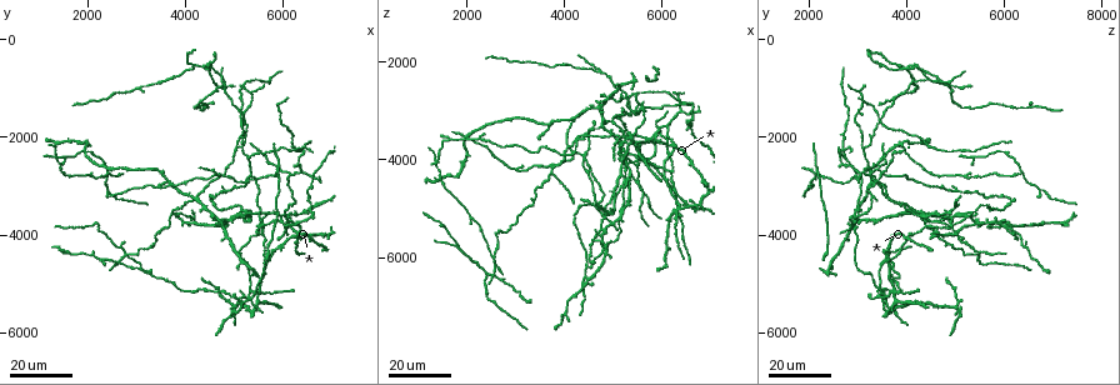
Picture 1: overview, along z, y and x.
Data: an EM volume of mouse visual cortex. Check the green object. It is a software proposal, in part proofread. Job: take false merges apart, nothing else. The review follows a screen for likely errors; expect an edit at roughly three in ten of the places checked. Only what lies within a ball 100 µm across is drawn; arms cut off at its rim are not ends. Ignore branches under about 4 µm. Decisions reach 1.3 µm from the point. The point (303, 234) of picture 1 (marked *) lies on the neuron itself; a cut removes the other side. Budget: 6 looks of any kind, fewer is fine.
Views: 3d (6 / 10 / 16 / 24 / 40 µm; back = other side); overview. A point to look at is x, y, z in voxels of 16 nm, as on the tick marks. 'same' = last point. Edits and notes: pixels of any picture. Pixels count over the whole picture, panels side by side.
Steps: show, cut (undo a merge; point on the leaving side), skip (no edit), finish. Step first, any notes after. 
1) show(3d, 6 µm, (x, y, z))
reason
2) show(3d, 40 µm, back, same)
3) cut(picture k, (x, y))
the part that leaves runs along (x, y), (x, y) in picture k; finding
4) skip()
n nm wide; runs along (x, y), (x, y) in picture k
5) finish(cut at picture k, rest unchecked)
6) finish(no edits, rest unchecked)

show(3d, 24 µm, (5350, 2800, 3000))
a fork

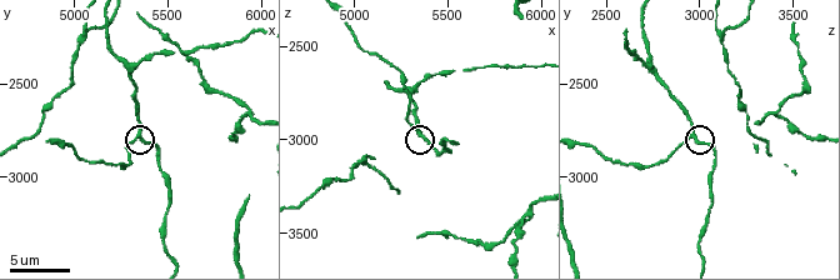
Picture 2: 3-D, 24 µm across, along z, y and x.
show(3d, 6 µm, (5340, 2760, 2960))

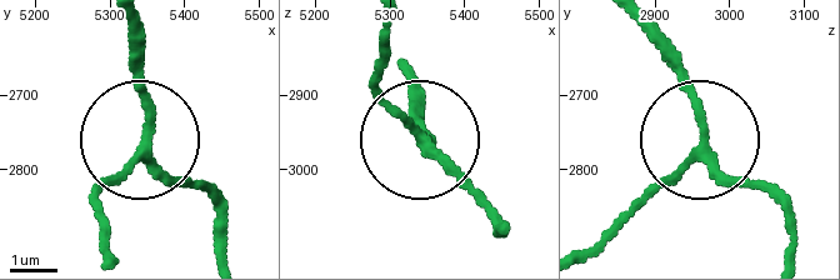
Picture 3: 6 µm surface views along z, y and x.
show(3d, 6 µm, back, (5350, 2770, 2965))

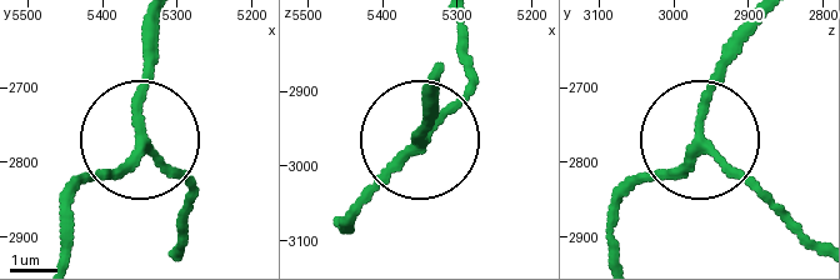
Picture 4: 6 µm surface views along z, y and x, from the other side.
skip()
190 nm wide; one neuron here

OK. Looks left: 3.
show(3d, 16 µm, (5300, 1050, 3050))
a fork

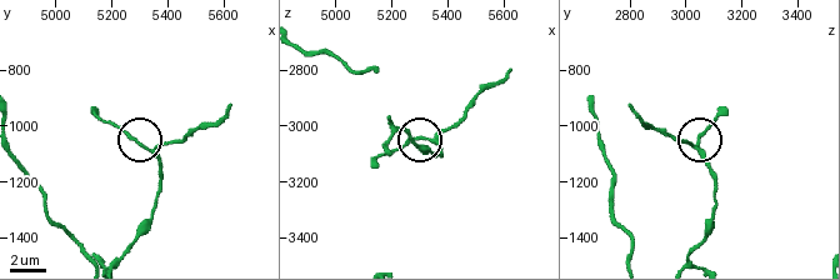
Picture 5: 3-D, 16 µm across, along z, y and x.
show(3d, 10 µm, (5350, 1090, 3050))

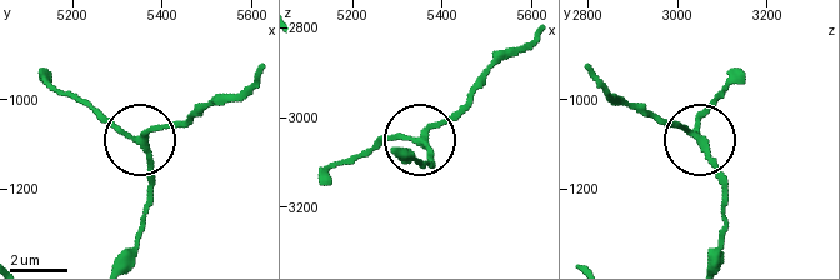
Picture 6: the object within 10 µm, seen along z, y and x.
show(3d, 6 µm, (5340, 1090, 3050))
closer look

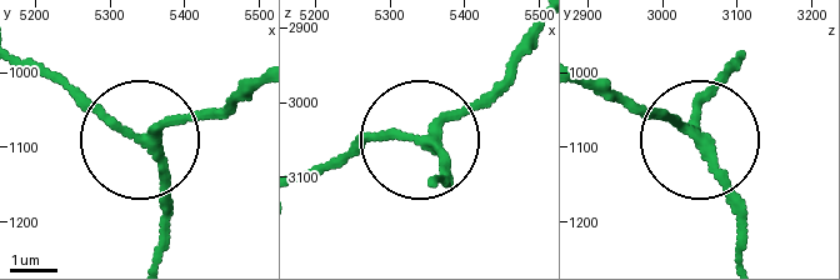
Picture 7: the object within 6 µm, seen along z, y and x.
skip()
one neuron here

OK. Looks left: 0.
finish(no edits, rest unchecked)

